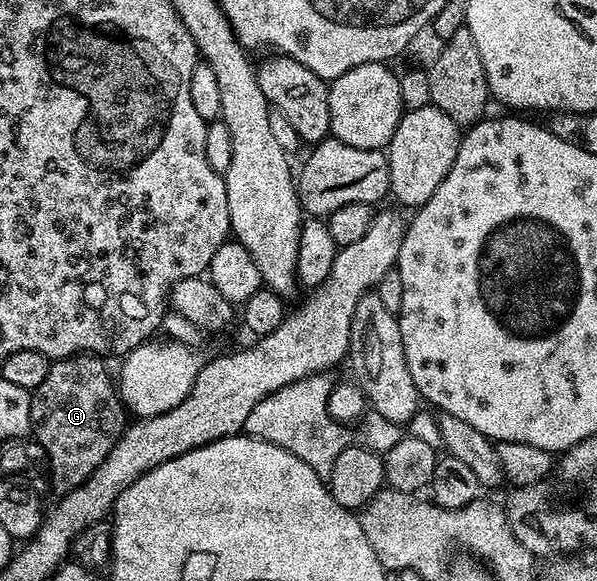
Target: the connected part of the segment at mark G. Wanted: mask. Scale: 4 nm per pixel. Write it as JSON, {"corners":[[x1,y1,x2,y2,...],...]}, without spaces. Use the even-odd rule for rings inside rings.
{"corners":[[87,353,54,360,47,379,32,390,29,402,29,427,32,440,43,447,47,477,53,480,58,494,75,491,93,474,121,438,127,424,127,409,118,394,114,378,102,358]]}

